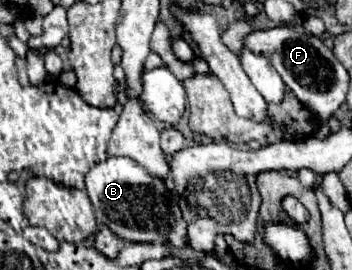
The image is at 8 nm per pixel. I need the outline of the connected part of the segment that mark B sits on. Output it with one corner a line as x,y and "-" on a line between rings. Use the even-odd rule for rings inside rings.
111,156
87,174
85,184
97,220
109,226
119,238
129,242
169,242
175,248
189,246
189,240
185,240
185,218
177,196
173,196
165,180
149,176
149,172
135,160

